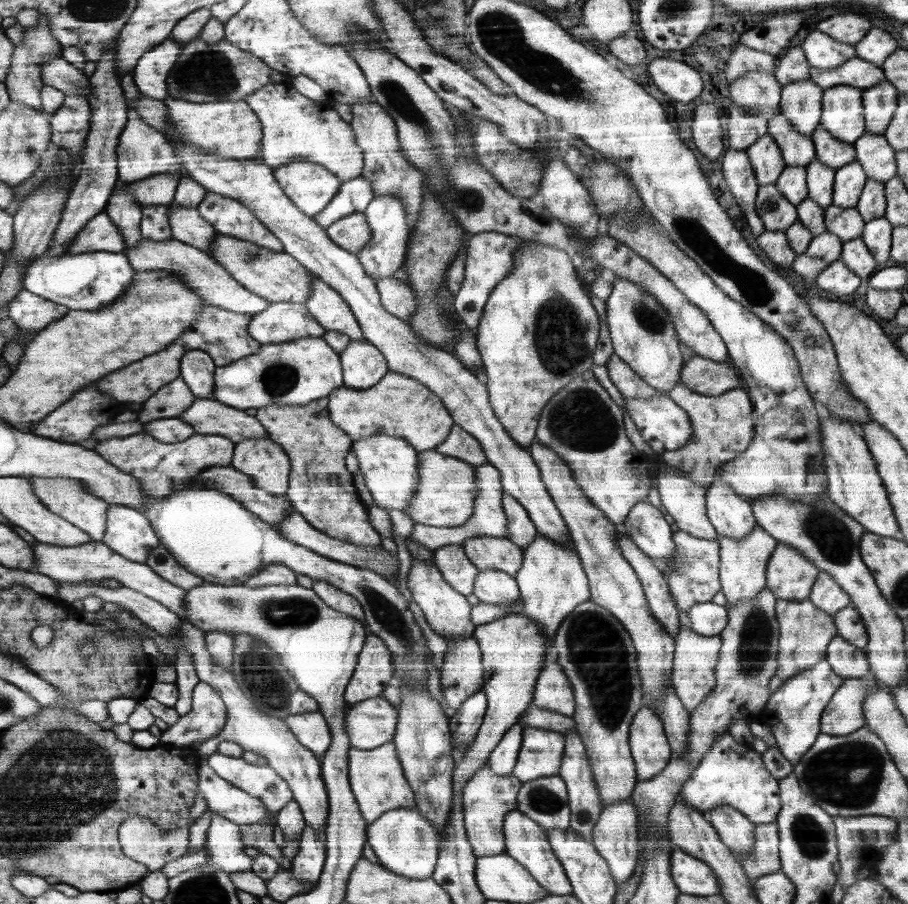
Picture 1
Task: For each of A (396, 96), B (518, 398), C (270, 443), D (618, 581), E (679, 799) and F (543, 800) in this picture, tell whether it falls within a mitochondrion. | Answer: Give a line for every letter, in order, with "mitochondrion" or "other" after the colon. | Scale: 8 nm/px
A: mitochondrion
B: other
C: other
D: other
E: other
F: mitochondrion

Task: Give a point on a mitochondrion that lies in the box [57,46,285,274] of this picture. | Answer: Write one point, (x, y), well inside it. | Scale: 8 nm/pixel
(218, 74)

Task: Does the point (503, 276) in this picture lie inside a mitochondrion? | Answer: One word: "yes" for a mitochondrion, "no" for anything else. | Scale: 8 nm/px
no

